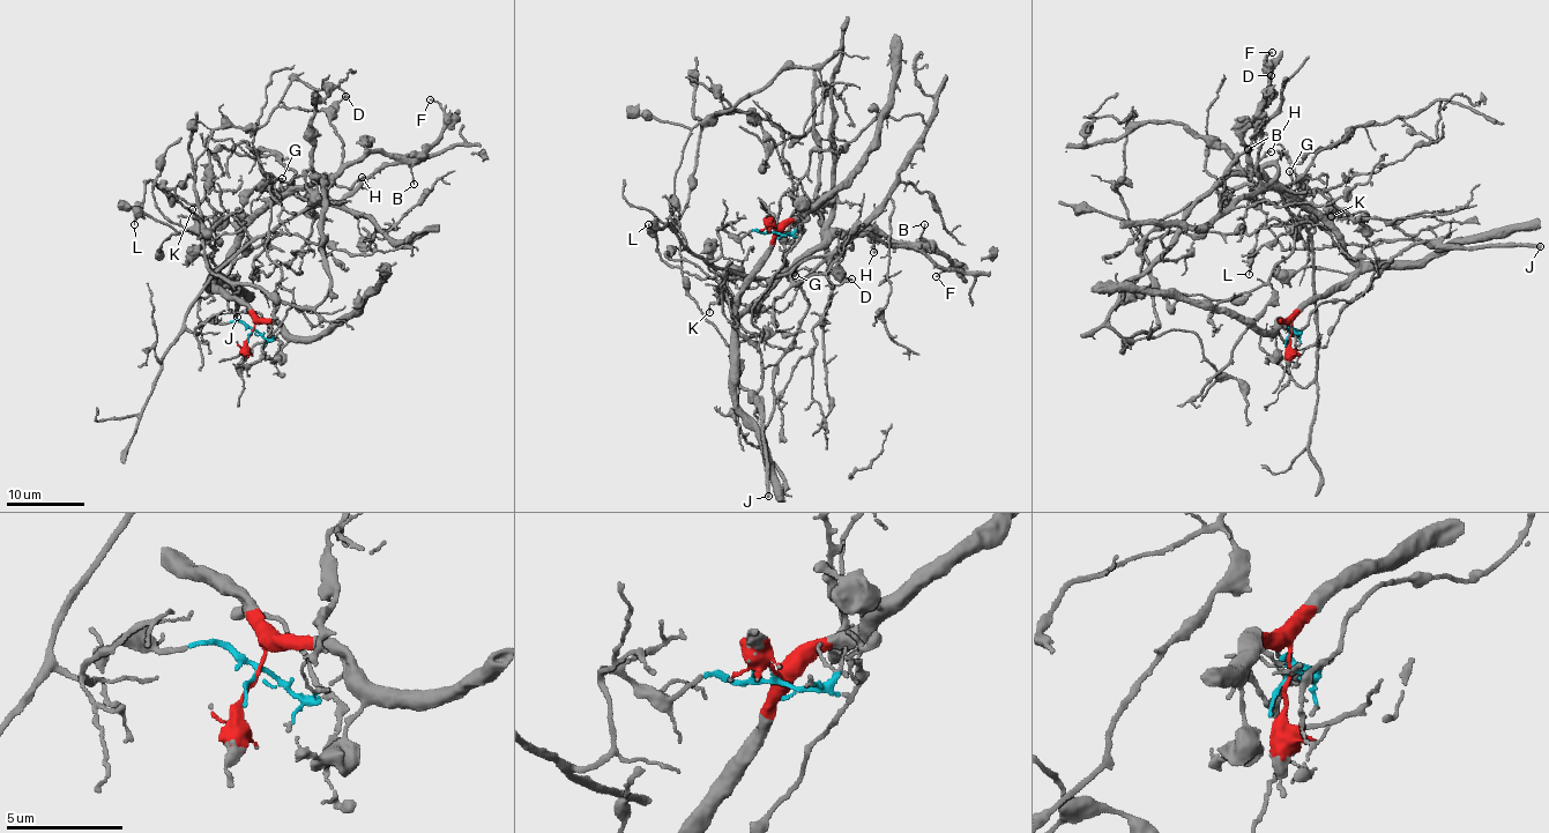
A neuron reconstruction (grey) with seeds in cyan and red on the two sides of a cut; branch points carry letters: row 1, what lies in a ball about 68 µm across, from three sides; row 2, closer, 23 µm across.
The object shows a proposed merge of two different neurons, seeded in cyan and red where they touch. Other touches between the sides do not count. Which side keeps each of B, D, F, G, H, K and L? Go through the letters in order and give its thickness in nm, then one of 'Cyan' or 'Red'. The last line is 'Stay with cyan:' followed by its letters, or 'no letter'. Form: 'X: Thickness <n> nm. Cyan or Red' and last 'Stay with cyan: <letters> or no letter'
B: Thickness 120 nm. Red
D: Thickness 100 nm. Red
F: Thickness 120 nm. Red
G: Thickness 200 nm. Red
H: Thickness 180 nm. Cyan
K: Thickness 120 nm. Red
L: Thickness 160 nm. Red
Stay with cyan: H

